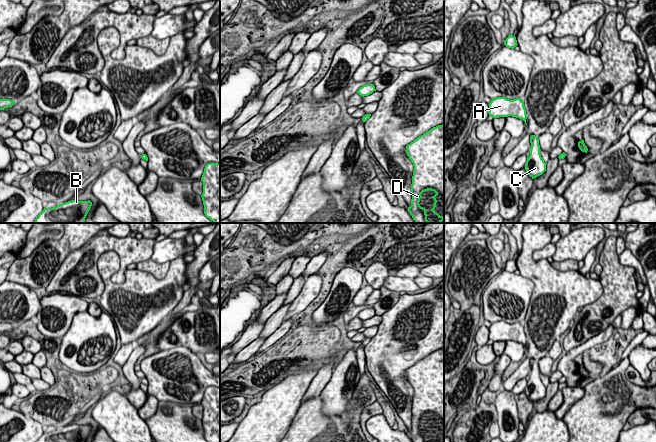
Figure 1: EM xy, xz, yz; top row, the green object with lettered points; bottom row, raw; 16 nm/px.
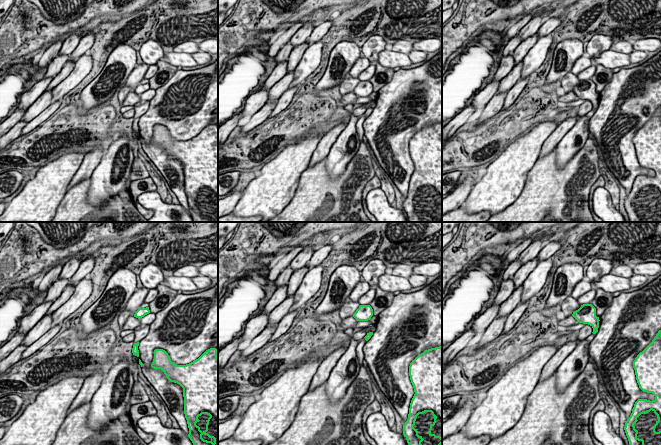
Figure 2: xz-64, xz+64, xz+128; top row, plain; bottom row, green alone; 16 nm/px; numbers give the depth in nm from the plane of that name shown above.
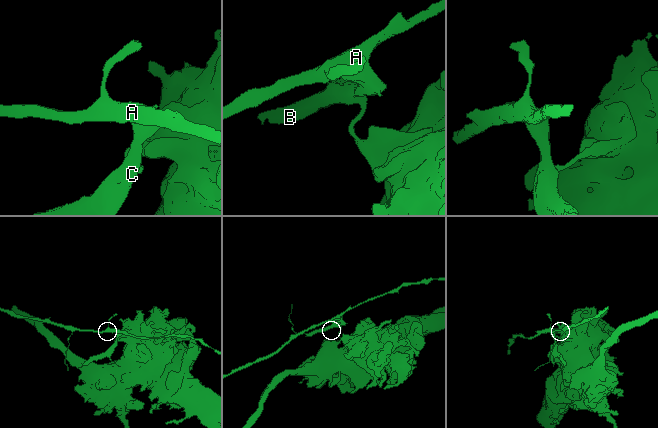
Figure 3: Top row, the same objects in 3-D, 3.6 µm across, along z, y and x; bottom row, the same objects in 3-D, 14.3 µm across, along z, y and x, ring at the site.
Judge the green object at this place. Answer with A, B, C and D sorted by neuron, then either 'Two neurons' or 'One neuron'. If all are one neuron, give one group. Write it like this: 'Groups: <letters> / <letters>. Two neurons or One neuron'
Groups: A B C / D. Two neurons

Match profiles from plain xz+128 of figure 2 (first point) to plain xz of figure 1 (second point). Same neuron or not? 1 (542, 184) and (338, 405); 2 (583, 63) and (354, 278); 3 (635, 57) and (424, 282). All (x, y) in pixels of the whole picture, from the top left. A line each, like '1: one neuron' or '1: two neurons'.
1: two neurons
2: two neurons
3: one neuron

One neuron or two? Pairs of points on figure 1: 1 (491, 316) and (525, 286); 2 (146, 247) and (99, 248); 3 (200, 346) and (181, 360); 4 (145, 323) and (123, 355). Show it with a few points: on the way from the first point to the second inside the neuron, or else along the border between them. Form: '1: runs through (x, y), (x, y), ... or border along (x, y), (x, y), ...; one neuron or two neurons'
1: runs through (486, 301), (486, 294), (495, 285), (510, 285); one neuron
2: runs through (134, 247), (111, 246); one neuron
3: border along (169, 349), (187, 347), (196, 354); two neurons
4: border along (134, 343), (122, 344); two neurons

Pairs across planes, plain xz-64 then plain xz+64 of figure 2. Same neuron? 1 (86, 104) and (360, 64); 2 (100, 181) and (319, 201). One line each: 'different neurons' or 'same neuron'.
1: different neurons
2: different neurons

